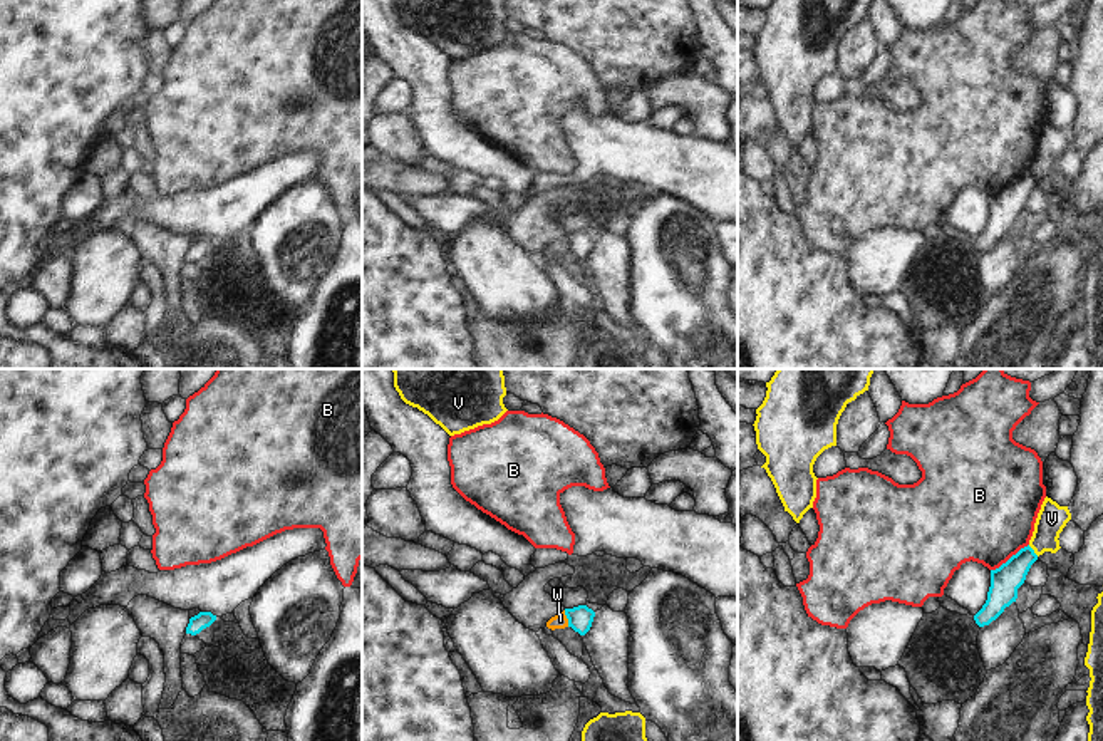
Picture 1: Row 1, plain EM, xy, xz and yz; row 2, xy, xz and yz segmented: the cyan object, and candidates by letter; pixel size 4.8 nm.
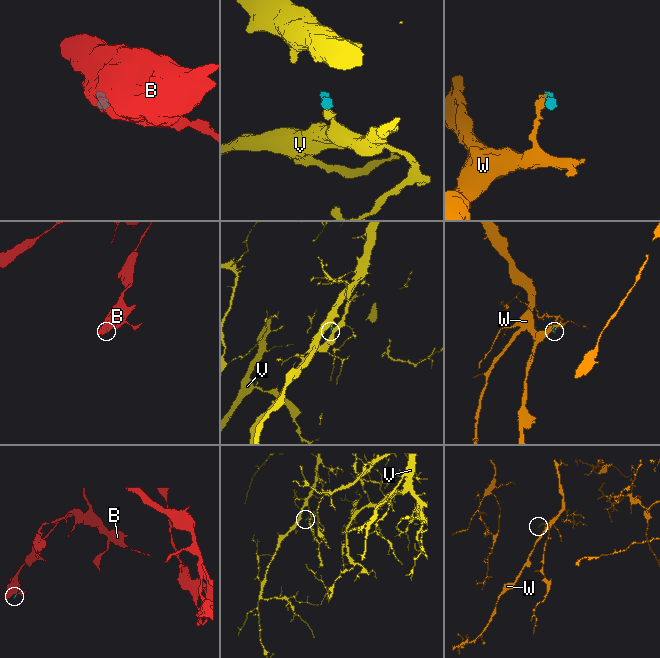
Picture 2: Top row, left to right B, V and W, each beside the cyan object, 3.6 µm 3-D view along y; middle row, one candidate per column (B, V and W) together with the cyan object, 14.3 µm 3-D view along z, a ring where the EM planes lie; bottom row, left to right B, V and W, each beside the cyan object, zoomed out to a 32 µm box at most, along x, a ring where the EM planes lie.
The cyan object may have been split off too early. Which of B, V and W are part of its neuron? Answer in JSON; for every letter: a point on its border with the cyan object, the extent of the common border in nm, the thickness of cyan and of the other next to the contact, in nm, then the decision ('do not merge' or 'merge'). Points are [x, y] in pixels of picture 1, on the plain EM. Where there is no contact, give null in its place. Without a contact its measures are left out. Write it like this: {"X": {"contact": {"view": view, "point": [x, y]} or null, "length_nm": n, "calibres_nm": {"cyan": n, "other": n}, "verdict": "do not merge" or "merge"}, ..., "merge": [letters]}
{"B": {"contact": {"view": "yz", "point": [1011, 181]}, "length_nm": 220, "calibres_nm": {"cyan": 140, "other": 480}, "verdict": "do not merge"}, "V": {"contact": {"view": "yz", "point": [1033, 175]}, "length_nm": 80, "calibres_nm": {"cyan": 140, "other": 140}, "verdict": "do not merge"}, "W": {"contact": {"view": "xz", "point": [567, 242]}, "length_nm": 80, "calibres_nm": {"cyan": 120, "other": 70}, "verdict": "do not merge"}, "merge": []}

